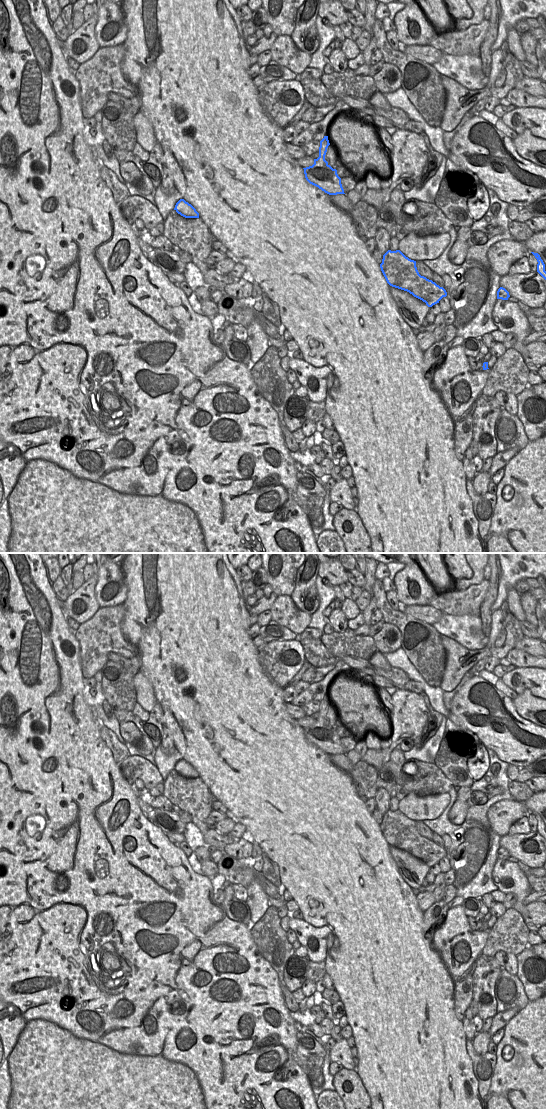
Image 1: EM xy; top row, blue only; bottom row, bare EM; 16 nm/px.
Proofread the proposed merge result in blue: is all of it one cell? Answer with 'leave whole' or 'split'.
split

